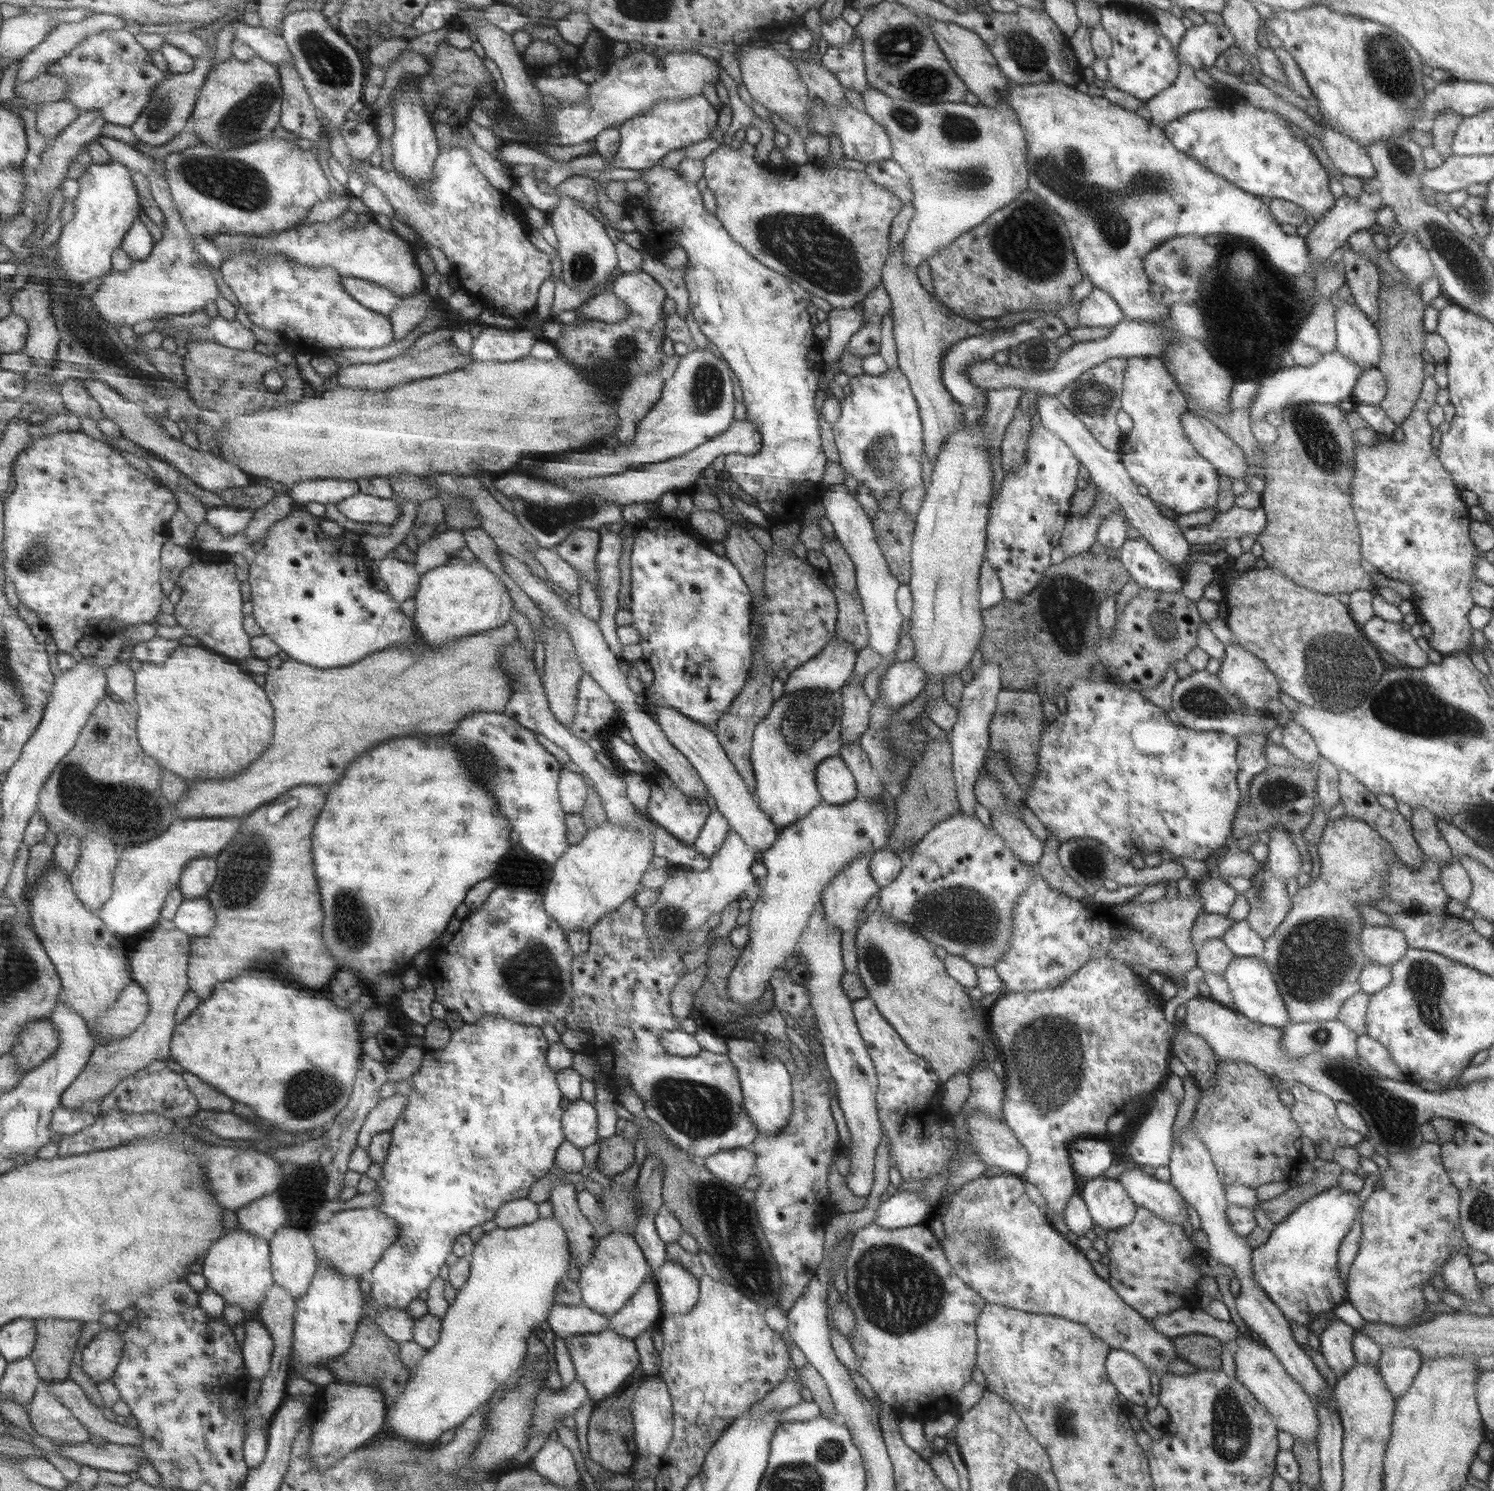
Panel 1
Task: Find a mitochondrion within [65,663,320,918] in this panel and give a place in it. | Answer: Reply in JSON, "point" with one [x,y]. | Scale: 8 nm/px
{"point":[239,886]}

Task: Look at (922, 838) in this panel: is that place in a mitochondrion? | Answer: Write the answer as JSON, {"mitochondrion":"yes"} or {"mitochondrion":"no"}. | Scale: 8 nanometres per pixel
{"mitochondrion":"no"}

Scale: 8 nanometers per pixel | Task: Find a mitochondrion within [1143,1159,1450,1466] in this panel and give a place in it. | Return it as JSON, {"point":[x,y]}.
{"point":[1232,1430]}

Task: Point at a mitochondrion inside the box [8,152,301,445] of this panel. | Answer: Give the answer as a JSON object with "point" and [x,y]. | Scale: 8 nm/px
{"point":[104,353]}

